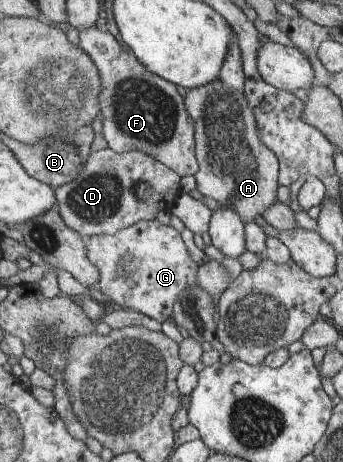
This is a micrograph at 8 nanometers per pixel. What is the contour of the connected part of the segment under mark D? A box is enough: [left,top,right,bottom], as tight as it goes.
[56,146,182,239]

